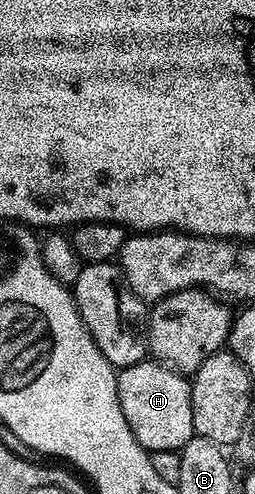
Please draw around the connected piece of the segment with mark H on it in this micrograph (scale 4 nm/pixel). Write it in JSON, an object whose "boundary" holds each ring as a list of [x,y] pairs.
{"boundary":[[[145,358],[142,362],[138,362],[129,368],[119,369],[116,377],[118,402],[122,406],[122,414],[126,414],[126,422],[130,426],[130,430],[134,430],[134,438],[138,438],[138,442],[143,448],[179,452],[194,435],[191,426],[194,422],[192,386],[188,382],[180,384],[180,380],[182,380],[181,373],[152,358]]]}

